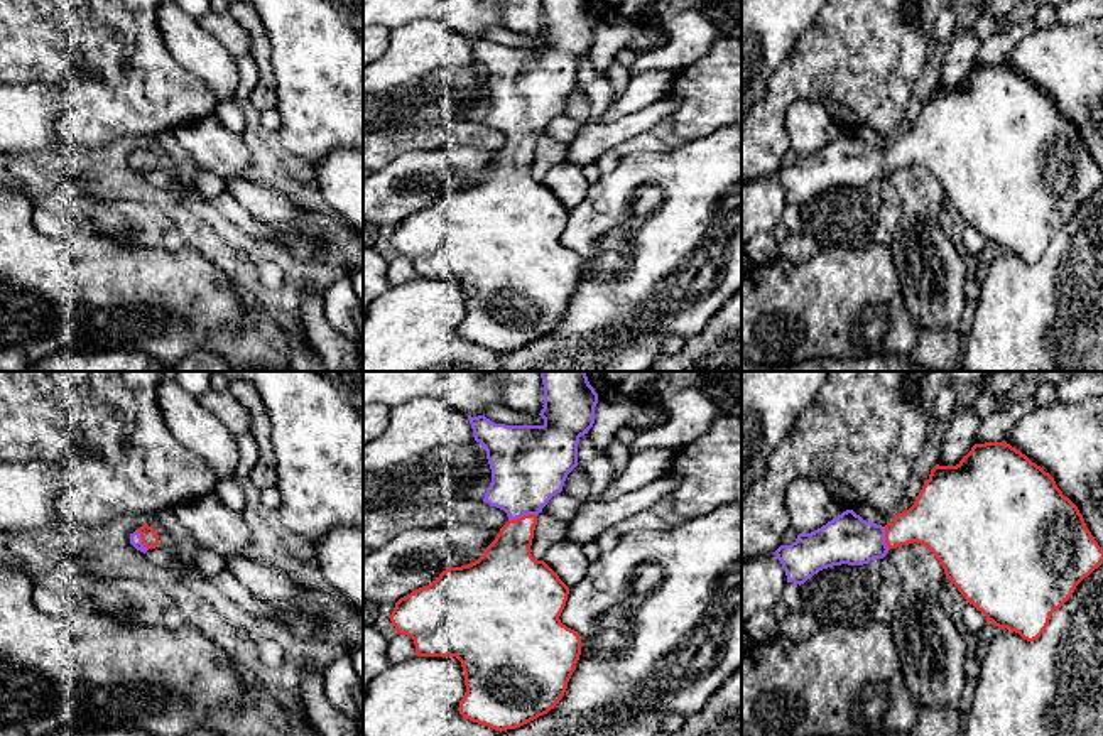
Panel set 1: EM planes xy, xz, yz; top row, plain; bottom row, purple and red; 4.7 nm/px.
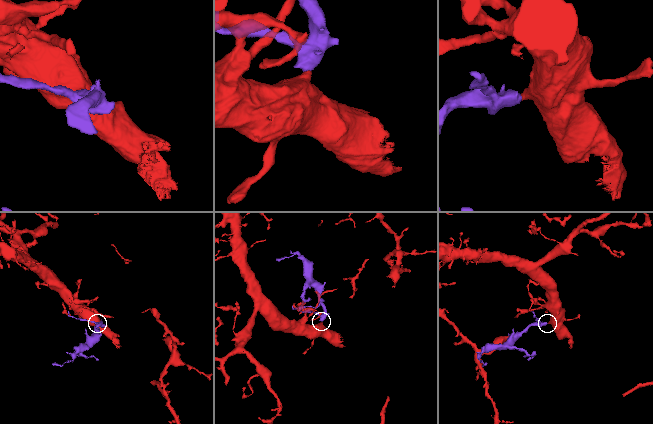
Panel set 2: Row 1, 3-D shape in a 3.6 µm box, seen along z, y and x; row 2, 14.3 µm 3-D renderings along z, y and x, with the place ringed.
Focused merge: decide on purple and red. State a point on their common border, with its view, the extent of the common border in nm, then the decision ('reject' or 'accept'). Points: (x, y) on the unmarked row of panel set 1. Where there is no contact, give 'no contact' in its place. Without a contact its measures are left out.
xz (522, 137) | 140 nm | accept

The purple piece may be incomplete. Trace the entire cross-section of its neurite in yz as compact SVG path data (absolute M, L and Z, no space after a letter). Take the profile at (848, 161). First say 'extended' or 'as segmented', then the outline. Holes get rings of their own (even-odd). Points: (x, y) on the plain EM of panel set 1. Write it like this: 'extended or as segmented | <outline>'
extended | M1002 64L975 66L956 88L931 91L914 127L897 135L885 149L863 142L846 132L811 155L799 155L791 167L780 167L774 176L785 192L787 204L804 206L814 196L833 187L863 187L883 181L890 170L909 165L926 167L943 187L946 199L964 221L992 243L993 248L1019 255L1024 262L1037 262L1076 208L1103 186L1103 170L1086 150L1078 128L1062 116L1054 100L1025 76Z

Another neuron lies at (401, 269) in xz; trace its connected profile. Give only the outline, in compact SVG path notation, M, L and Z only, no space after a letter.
M397 255L388 262L387 280L390 287L400 285L414 277L416 267L410 258Z

